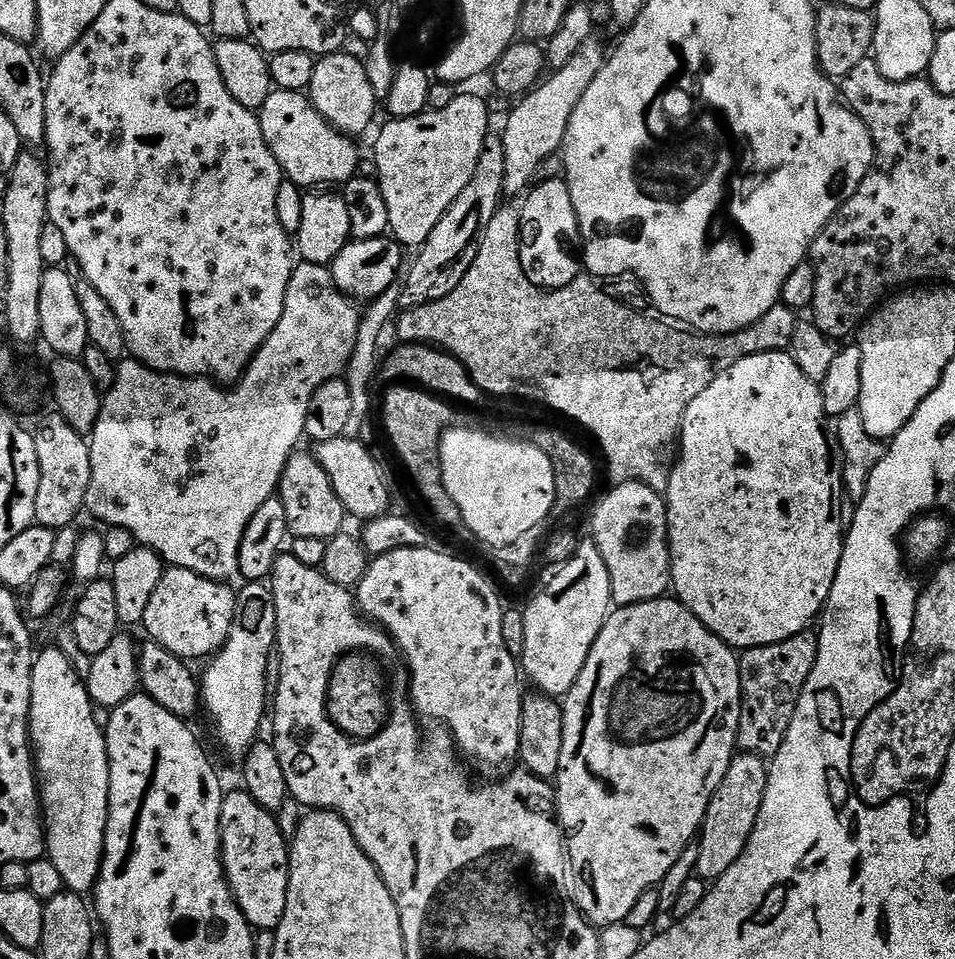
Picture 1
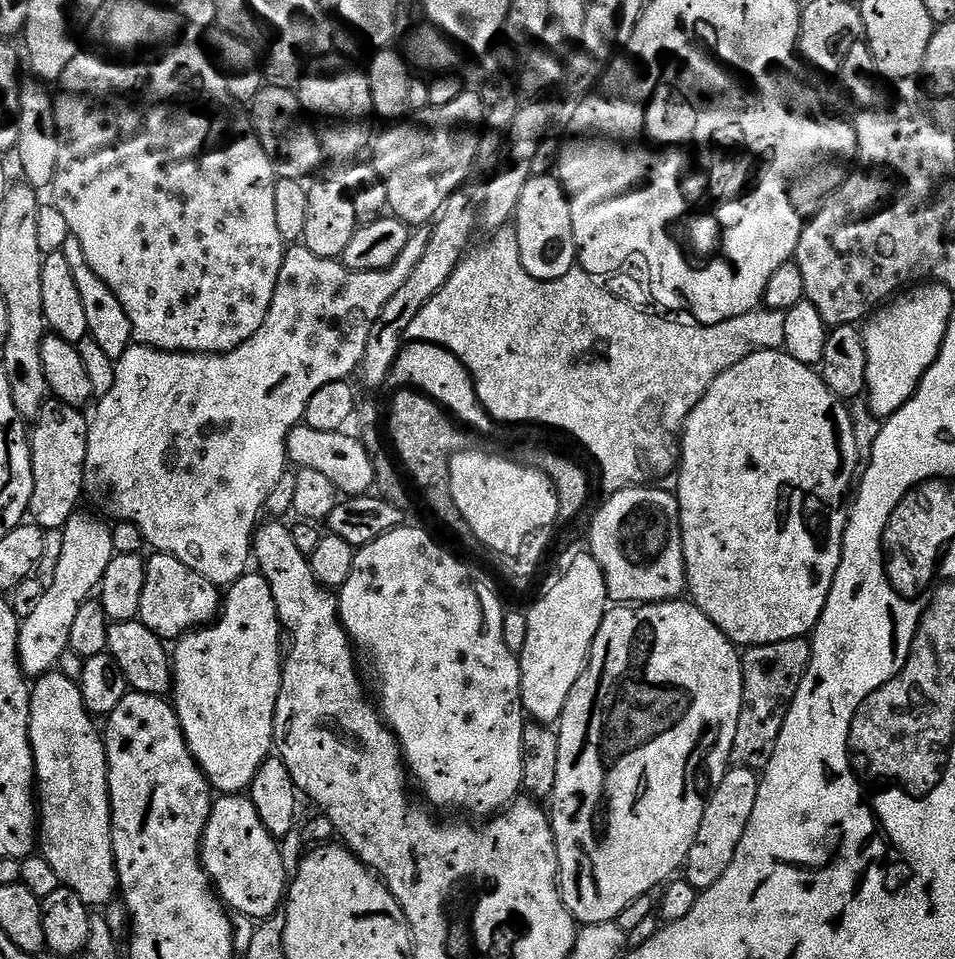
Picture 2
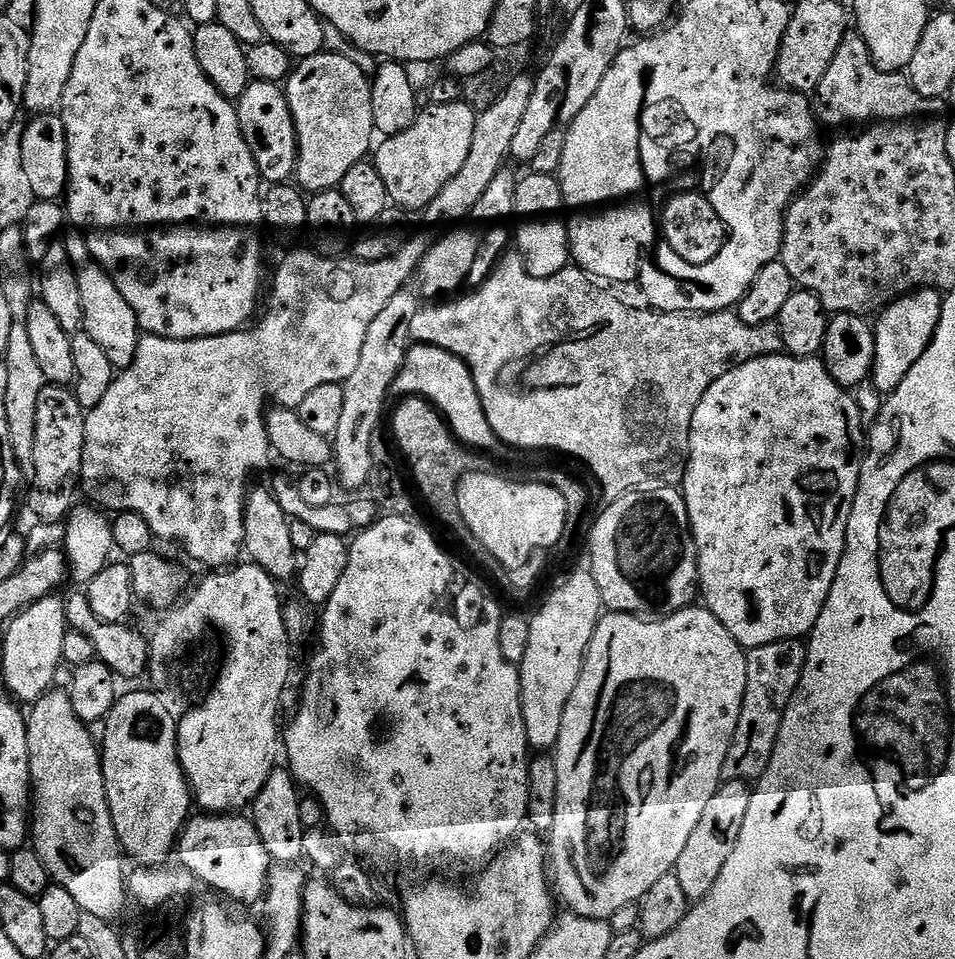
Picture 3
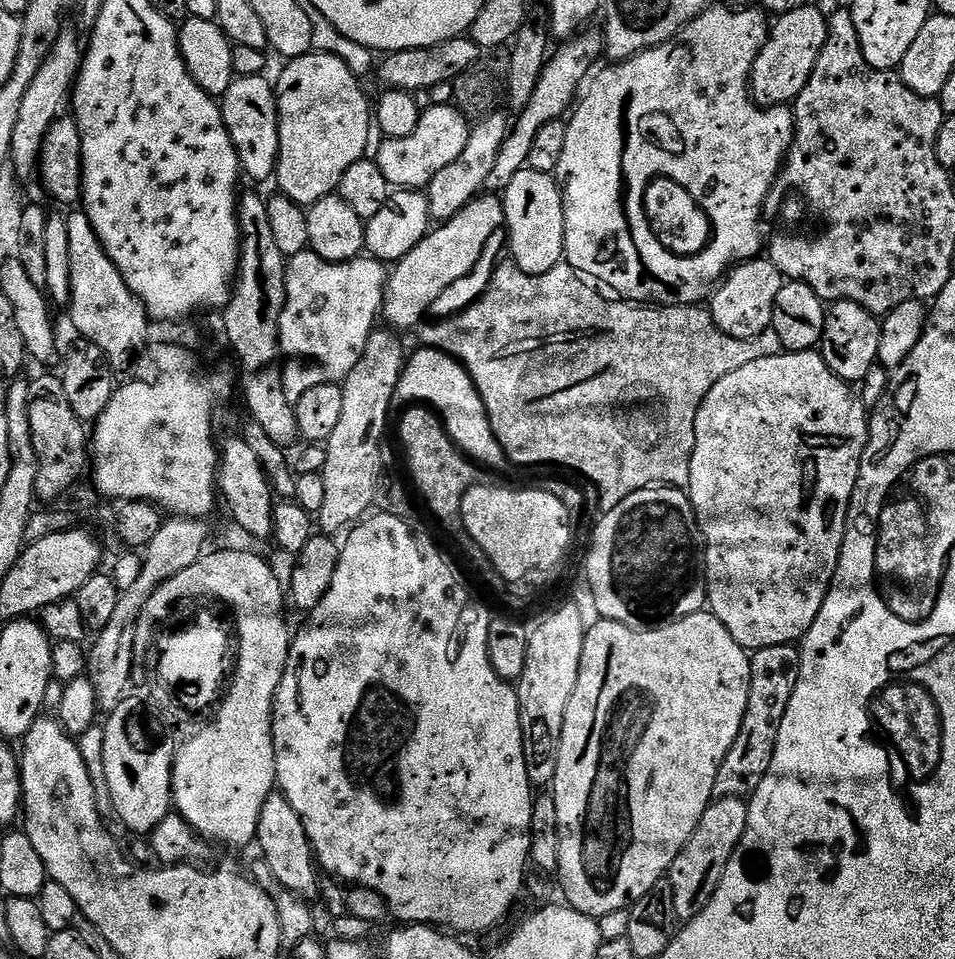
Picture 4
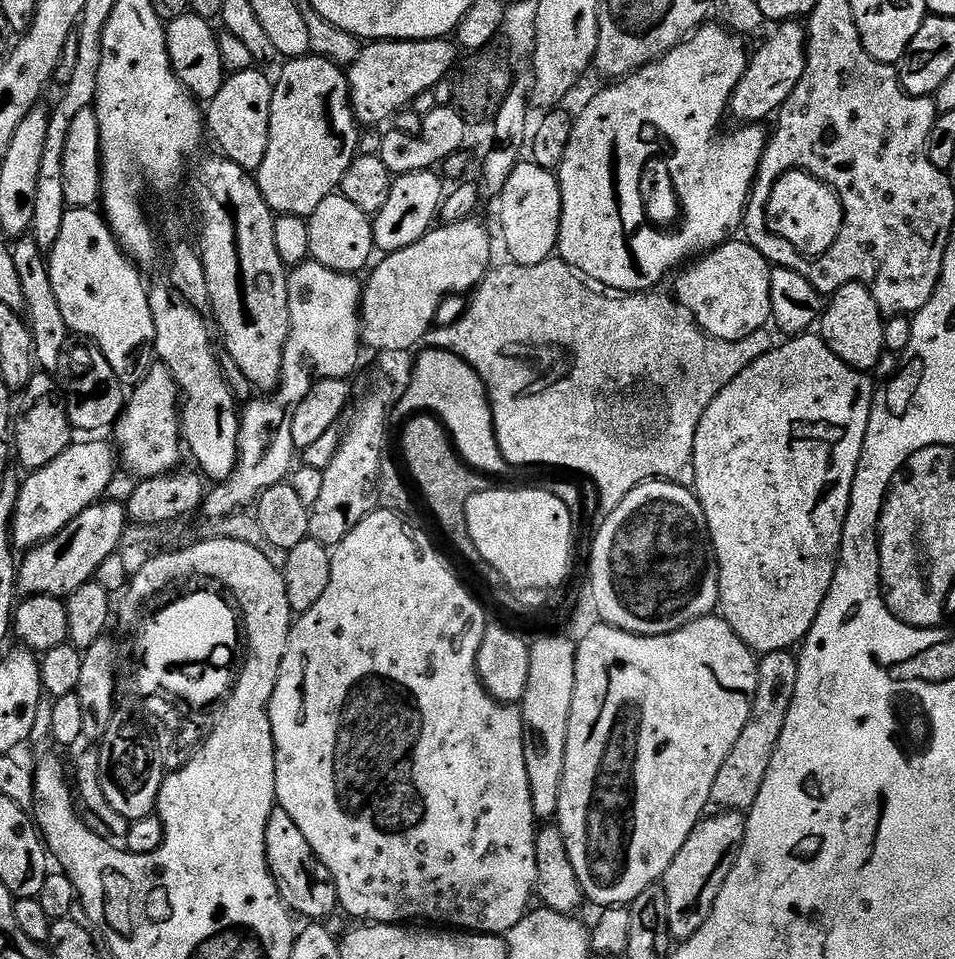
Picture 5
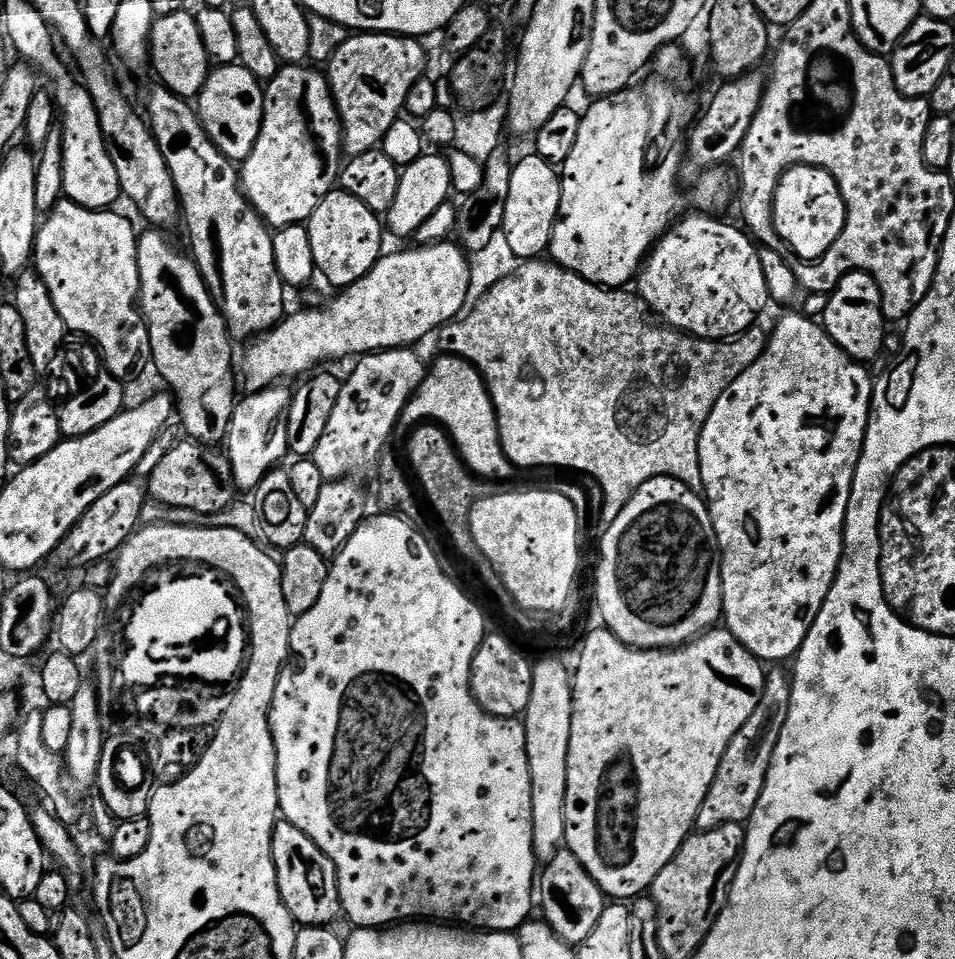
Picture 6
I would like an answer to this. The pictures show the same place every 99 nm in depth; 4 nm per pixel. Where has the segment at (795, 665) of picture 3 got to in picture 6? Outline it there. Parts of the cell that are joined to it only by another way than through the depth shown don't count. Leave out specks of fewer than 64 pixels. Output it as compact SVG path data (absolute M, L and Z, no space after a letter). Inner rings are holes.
M776 666L773 667L776 668L767 673L764 678L764 693L762 694L762 698L758 702L758 710L754 710L754 714L750 714L750 719L746 722L746 726L742 726L742 730L738 730L738 734L734 734L734 742L730 742L730 746L726 746L726 754L722 754L722 762L718 766L718 774L714 774L714 782L710 786L710 790L706 794L706 802L702 802L702 810L698 810L698 818L696 819L696 828L699 829L699 831L705 832L706 830L714 830L718 826L726 826L727 824L742 824L742 825L747 825L747 822L749 818L754 814L754 806L758 806L758 798L762 798L762 786L766 786L766 774L770 770L770 758L774 758L774 746L778 746L778 738L782 738L782 726L786 726L786 714L790 714L790 694L792 693L792 677L789 675L789 673L786 671L785 673L783 672L782 669L783 667Z

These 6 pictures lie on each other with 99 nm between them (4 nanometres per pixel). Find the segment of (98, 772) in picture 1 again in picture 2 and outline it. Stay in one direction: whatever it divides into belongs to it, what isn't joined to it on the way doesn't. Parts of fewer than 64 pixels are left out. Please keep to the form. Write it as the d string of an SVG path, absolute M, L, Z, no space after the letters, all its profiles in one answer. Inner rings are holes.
M59 670L39 677L31 690L28 737L36 763L39 851L54 866L63 887L78 894L84 904L104 904L117 895L118 881L112 853L108 759L101 729L82 702L79 683Z

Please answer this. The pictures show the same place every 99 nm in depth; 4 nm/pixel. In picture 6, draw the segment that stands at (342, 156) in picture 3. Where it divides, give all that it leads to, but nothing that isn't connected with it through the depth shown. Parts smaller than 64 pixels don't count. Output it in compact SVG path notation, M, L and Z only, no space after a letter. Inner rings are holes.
M284 66L274 79L267 81L262 130L239 169L244 196L272 230L307 222L340 179L340 115L327 75L314 69L312 66Z

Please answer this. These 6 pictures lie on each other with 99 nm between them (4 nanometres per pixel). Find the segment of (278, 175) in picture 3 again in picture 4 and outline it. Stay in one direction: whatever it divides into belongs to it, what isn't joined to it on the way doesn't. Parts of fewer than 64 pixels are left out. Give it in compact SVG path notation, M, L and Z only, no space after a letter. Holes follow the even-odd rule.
M267 75L242 76L232 81L230 90L222 98L224 124L240 156L245 177L252 180L273 179L276 156L280 153L280 123L276 109L274 84Z

